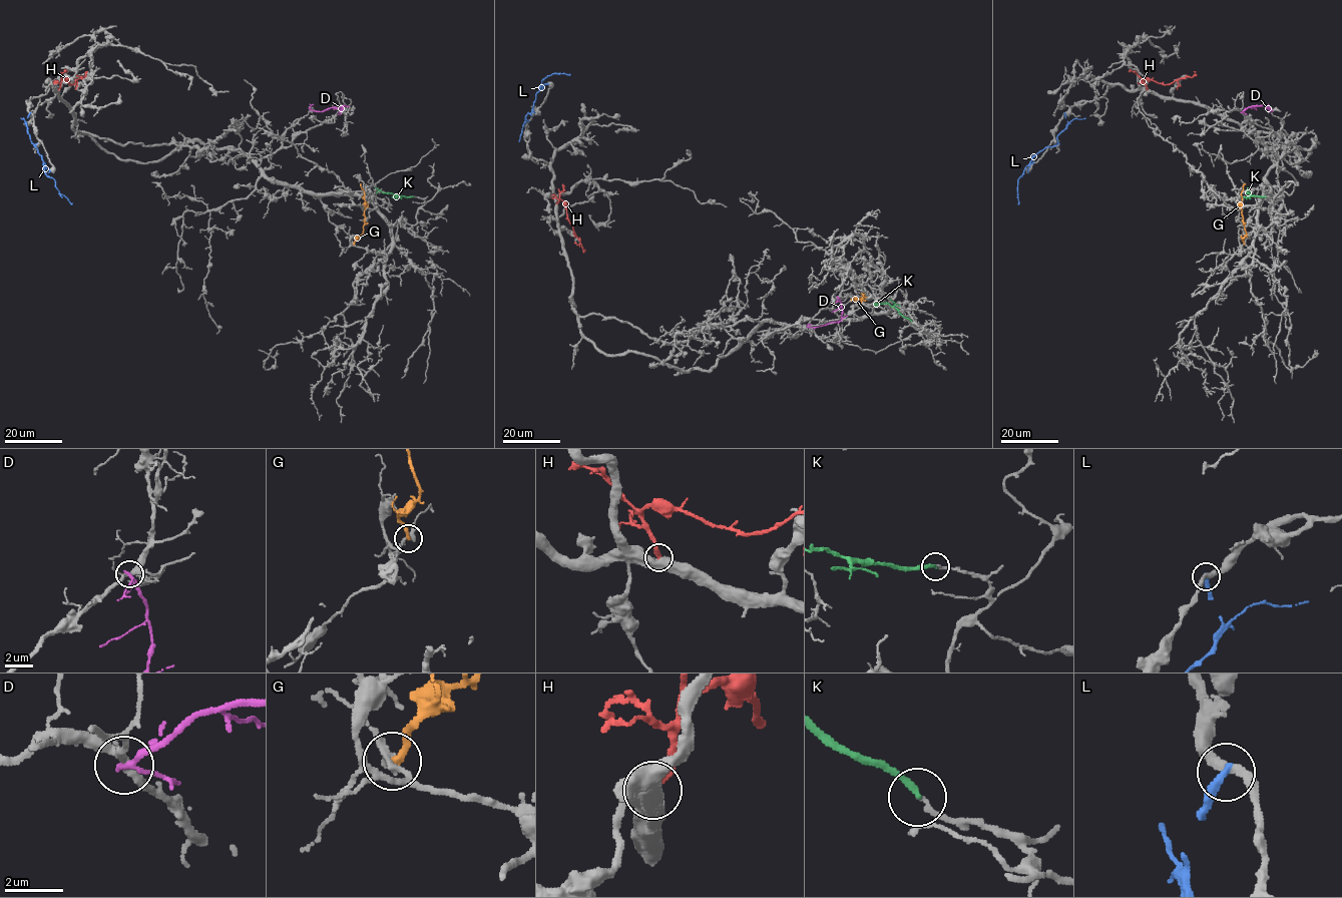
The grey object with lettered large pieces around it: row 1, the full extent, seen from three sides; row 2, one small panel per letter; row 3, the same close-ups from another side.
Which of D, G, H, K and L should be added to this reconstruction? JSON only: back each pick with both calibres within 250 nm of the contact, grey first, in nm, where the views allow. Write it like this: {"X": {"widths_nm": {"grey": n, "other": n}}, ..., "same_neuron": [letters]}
{"same_neuron": []}

